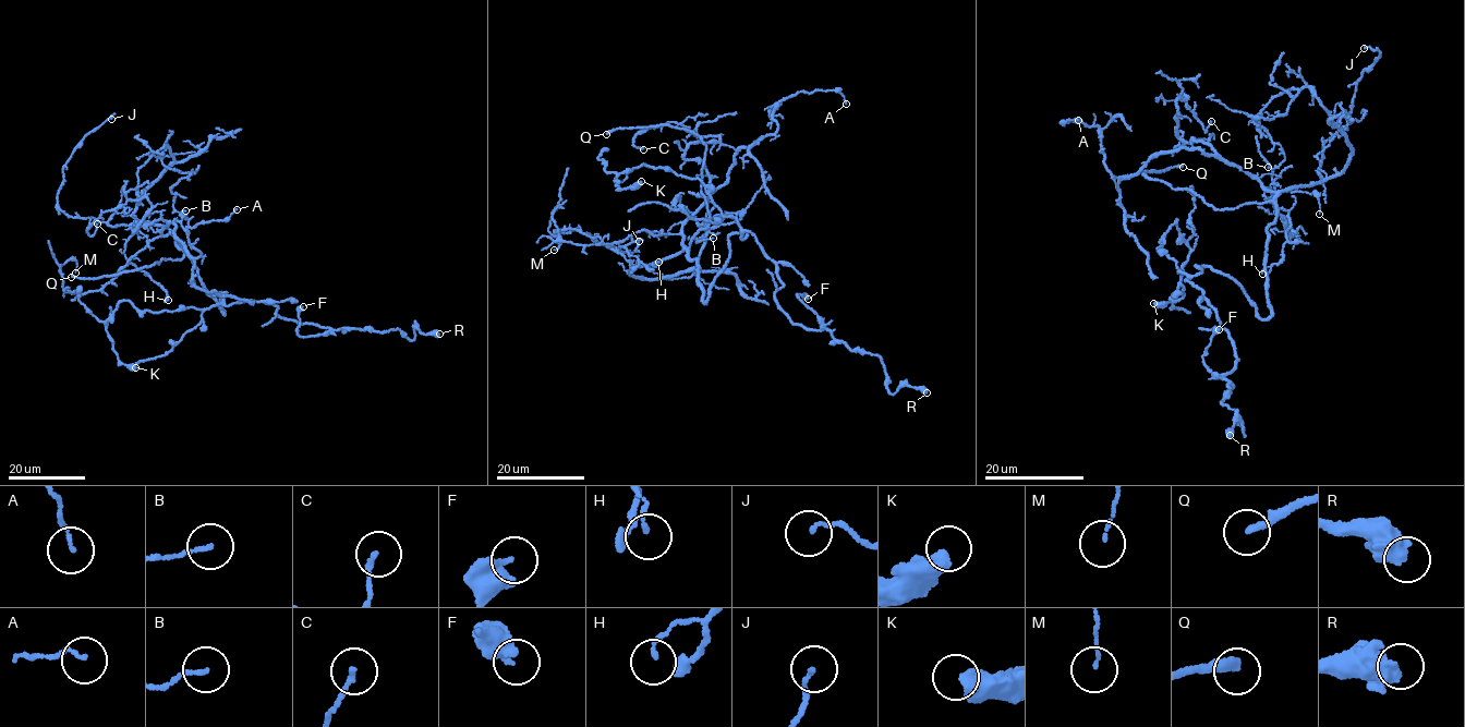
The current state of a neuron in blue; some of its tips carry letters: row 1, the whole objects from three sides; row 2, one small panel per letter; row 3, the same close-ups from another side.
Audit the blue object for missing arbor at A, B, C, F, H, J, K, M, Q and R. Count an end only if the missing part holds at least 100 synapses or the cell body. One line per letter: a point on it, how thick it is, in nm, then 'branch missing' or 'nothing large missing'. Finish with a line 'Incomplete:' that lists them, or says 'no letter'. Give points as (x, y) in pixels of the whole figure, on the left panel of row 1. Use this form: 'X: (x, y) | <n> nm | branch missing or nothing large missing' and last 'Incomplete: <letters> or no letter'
A: (237, 209) | 120 nm | nothing large missing
B: (185, 210) | 120 nm | nothing large missing
C: (97, 223) | 130 nm | nothing large missing
F: (303, 306) | 320 nm | nothing large missing
H: (168, 300) | 140 nm | nothing large missing
J: (111, 119) | 110 nm | nothing large missing
K: (135, 367) | 550 nm | nothing large missing
M: (75, 273) | 90 nm | nothing large missing
Q: (71, 277) | 260 nm | branch missing
R: (439, 334) | 650 nm | nothing large missing
Incomplete: Q

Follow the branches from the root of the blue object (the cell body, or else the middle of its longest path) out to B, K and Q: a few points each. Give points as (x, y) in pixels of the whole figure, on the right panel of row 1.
B: (1267, 291), (1278, 195), (1336, 176), (1352, 150), (1308, 87), (1284, 114), (1254, 118), (1284, 155), (1268, 167)
K: (1267, 291), (1263, 318), (1226, 275), (1178, 273), (1158, 249), (1178, 220), (1190, 253), (1175, 297), (1153, 303)
Q: (1267, 291), (1267, 231), (1275, 216), (1274, 204), (1215, 209), (1191, 191), (1142, 173), (1183, 167)

